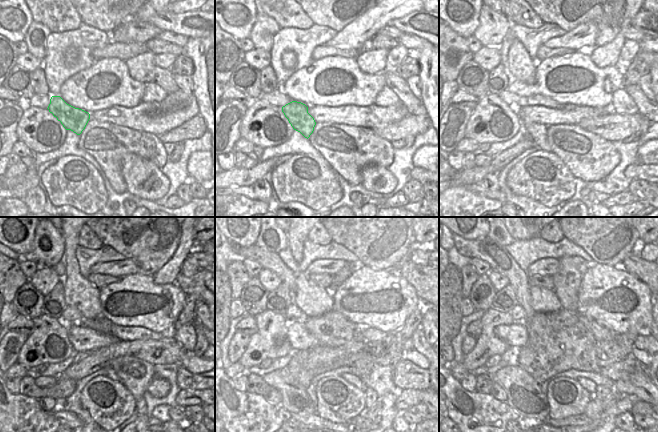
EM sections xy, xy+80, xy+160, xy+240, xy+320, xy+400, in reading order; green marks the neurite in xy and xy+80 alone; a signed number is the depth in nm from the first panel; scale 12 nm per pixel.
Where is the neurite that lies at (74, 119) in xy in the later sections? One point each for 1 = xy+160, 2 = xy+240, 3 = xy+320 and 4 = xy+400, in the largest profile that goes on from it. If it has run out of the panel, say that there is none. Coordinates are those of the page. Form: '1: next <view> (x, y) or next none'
1: next xy+160 (537, 132)
2: next xy+240 (110, 373)
3: next xy+320 (351, 378)
4: next xy+400 (589, 385)

